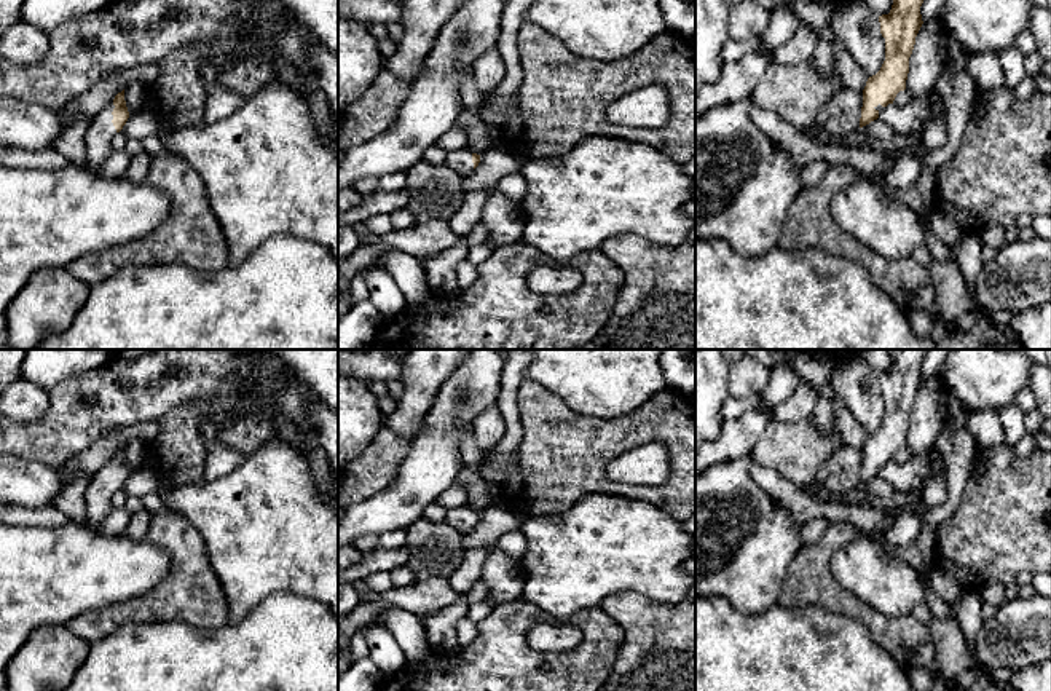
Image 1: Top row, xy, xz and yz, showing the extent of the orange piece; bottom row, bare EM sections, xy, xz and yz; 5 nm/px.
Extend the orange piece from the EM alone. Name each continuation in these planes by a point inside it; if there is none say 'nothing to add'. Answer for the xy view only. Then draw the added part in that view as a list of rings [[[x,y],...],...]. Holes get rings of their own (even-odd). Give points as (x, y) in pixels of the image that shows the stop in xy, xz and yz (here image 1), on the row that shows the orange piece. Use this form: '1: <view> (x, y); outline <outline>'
1: xy (101, 131); outline [[[108,104],[102,112],[99,112],[89,123],[88,132],[85,136],[86,152],[88,152],[88,164],[86,168],[91,171],[99,171],[102,163],[113,152],[112,139],[116,134],[116,129],[112,123],[115,105]]]

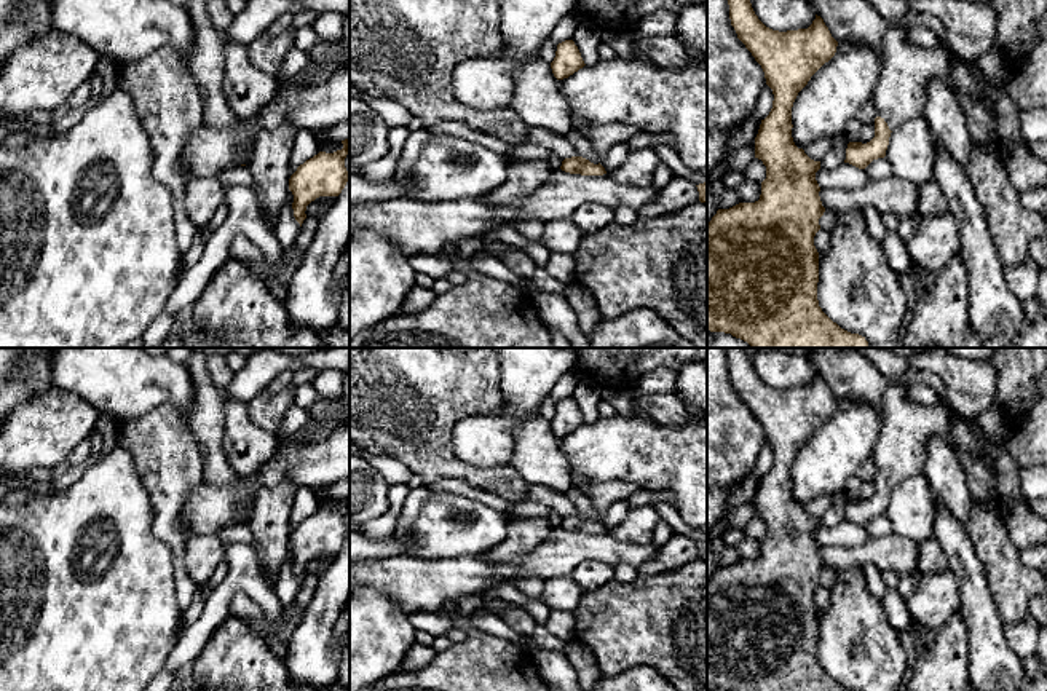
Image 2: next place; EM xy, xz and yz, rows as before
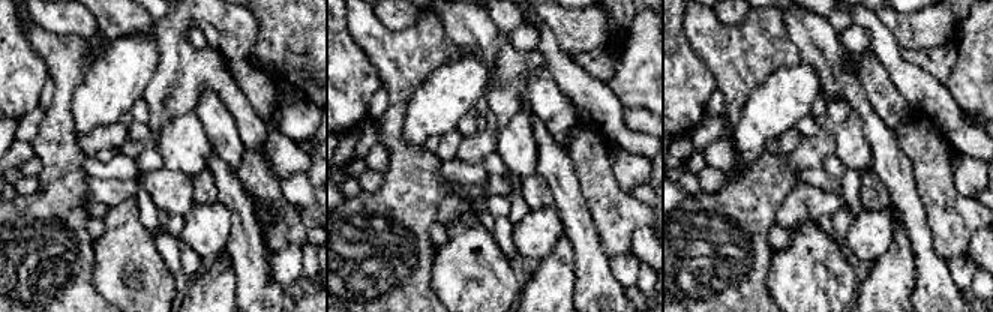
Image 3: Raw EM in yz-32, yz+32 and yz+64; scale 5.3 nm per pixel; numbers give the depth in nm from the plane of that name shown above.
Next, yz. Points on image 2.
1: yz (899, 96); outline [[[887,24],[884,64],[871,99],[876,116],[881,116],[891,131],[923,116],[927,85],[942,78],[966,112],[972,140],[999,144],[991,113],[954,83],[948,56],[940,48],[924,49],[913,45],[908,40],[910,27]]]

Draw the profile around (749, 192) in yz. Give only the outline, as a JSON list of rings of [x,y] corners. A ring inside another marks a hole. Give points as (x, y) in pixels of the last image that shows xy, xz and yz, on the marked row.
[[[744,180],[737,188],[736,193],[741,203],[755,203],[760,199],[761,195],[761,182]]]

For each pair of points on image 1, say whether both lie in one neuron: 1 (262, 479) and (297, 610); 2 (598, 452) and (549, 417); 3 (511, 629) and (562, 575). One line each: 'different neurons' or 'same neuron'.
1: different neurons
2: same neuron
3: different neurons

